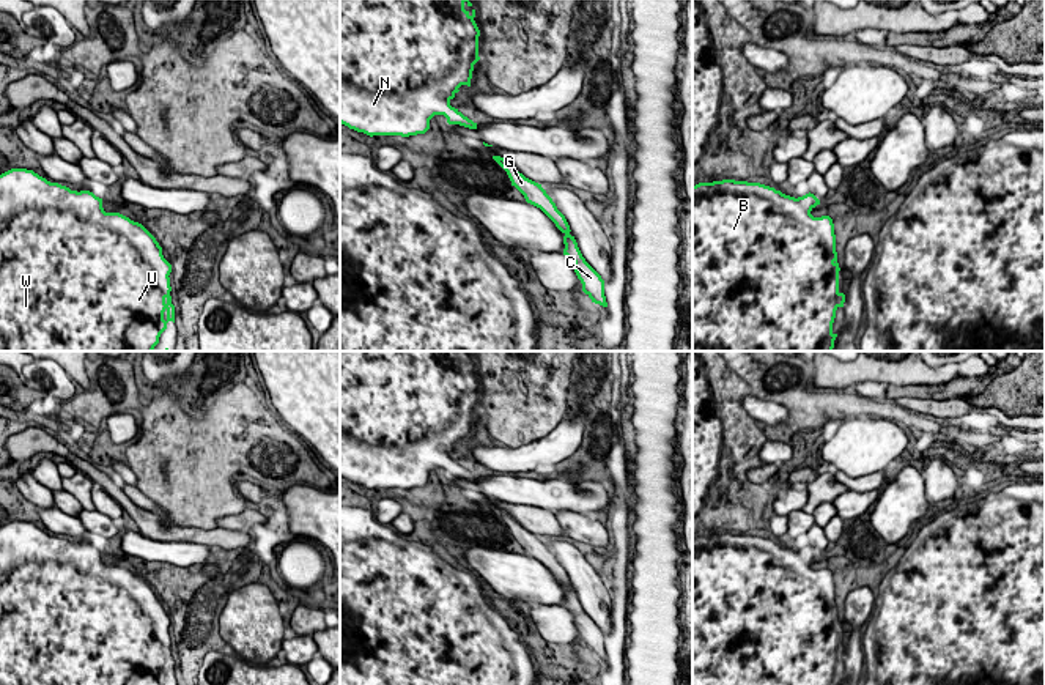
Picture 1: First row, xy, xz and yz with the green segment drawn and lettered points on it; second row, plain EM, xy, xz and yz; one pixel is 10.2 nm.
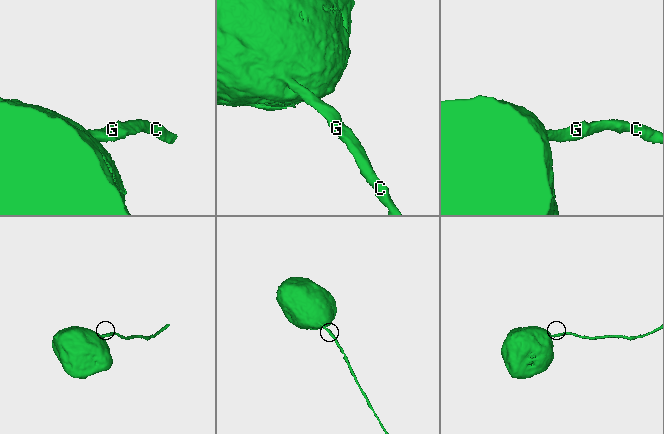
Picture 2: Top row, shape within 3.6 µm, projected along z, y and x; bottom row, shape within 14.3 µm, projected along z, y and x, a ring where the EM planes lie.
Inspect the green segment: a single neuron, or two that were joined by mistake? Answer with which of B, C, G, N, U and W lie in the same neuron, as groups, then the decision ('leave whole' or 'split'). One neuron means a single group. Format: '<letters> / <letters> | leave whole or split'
B C G N U W | leave whole

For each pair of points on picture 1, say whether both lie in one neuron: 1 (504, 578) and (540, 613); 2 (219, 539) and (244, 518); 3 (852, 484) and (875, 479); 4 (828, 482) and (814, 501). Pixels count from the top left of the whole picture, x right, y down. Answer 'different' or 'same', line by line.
1: different
2: same
3: same
4: same

